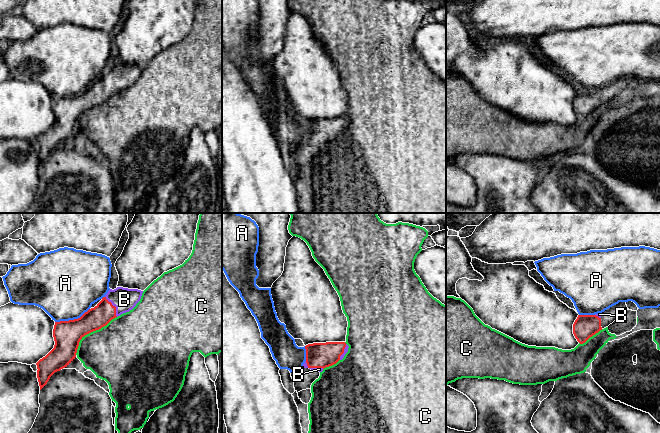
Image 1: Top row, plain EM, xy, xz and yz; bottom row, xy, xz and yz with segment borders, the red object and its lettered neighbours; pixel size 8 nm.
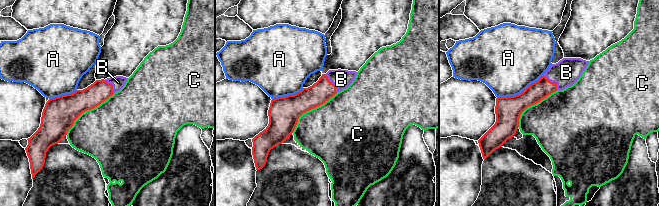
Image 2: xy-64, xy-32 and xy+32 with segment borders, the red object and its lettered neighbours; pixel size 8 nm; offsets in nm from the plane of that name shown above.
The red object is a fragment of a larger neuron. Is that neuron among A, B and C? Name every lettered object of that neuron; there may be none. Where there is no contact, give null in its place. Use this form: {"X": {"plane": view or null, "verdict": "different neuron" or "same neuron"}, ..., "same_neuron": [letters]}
{"A": {"plane": "xy", "verdict": "different neuron"}, "B": {"plane": "xy", "verdict": "same neuron"}, "C": {"plane": "xy", "verdict": "different neuron"}, "same_neuron": ["B"]}

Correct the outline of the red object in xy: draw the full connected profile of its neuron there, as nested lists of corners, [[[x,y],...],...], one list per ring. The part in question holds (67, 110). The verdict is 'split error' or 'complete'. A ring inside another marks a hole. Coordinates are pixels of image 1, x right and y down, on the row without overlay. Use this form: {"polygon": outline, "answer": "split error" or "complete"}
{"polygon": [[[117,63],[110,65],[102,76],[80,94],[55,98],[54,124],[37,141],[40,166],[57,147],[67,143],[76,133],[80,116],[87,110],[106,102],[112,95],[132,86],[143,67]]], "answer": "split error"}

